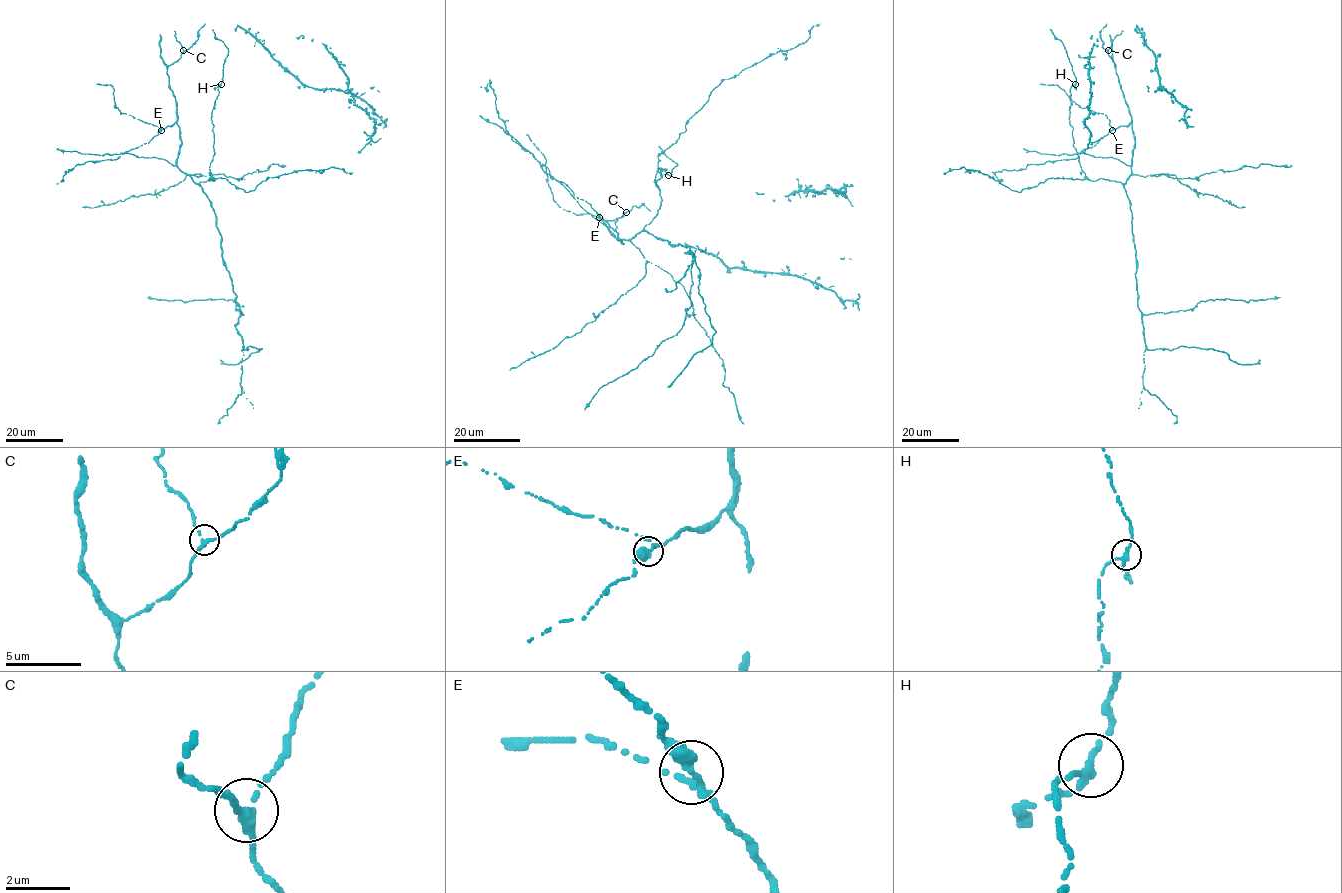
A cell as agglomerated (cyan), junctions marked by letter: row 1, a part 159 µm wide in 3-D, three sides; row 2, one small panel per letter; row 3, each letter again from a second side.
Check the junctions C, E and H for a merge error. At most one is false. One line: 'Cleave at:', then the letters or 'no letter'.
Cleave at: no letter

